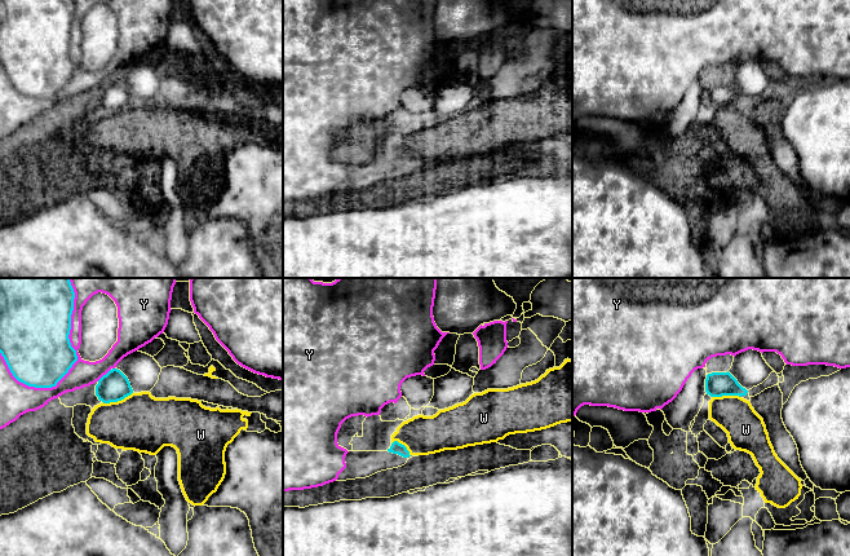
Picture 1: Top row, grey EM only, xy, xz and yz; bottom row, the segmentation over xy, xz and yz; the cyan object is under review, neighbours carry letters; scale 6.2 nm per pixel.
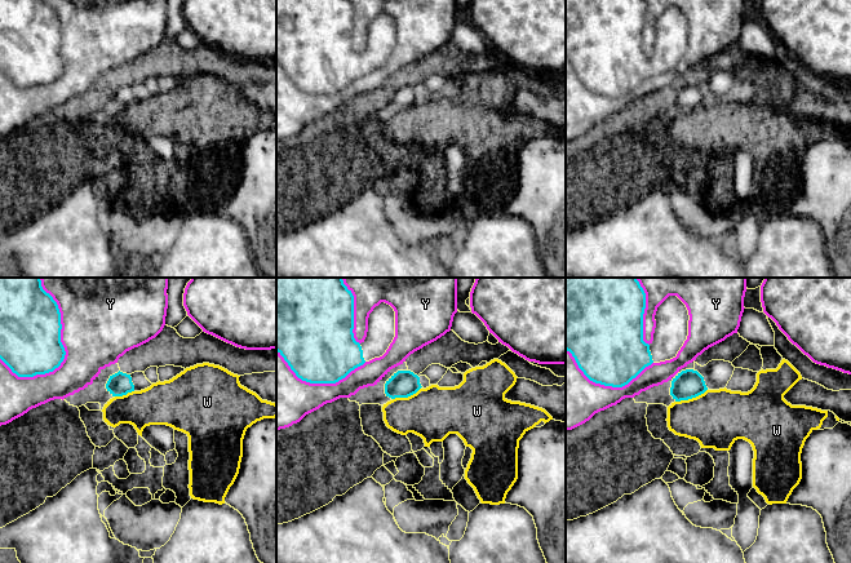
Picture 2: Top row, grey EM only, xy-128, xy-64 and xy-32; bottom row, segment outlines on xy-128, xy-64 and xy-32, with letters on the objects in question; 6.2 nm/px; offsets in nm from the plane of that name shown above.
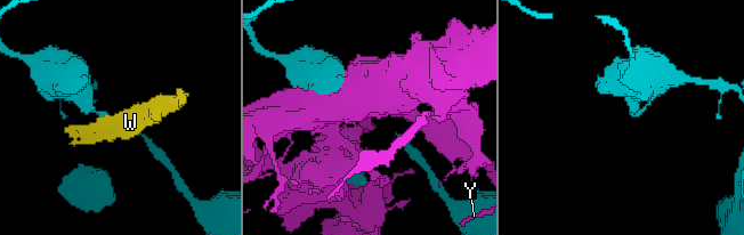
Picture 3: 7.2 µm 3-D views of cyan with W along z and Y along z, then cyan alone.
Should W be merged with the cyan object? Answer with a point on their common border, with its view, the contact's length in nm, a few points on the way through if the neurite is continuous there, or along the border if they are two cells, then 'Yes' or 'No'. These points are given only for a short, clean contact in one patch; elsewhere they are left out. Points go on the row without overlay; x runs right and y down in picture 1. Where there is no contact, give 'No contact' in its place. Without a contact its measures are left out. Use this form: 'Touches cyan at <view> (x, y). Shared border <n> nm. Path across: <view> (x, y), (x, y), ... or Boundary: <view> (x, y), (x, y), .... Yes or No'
Touches cyan at xy (116, 111). Shared border 200 nm. Boundary: xy (132, 102), (120, 110), (102, 113). No

